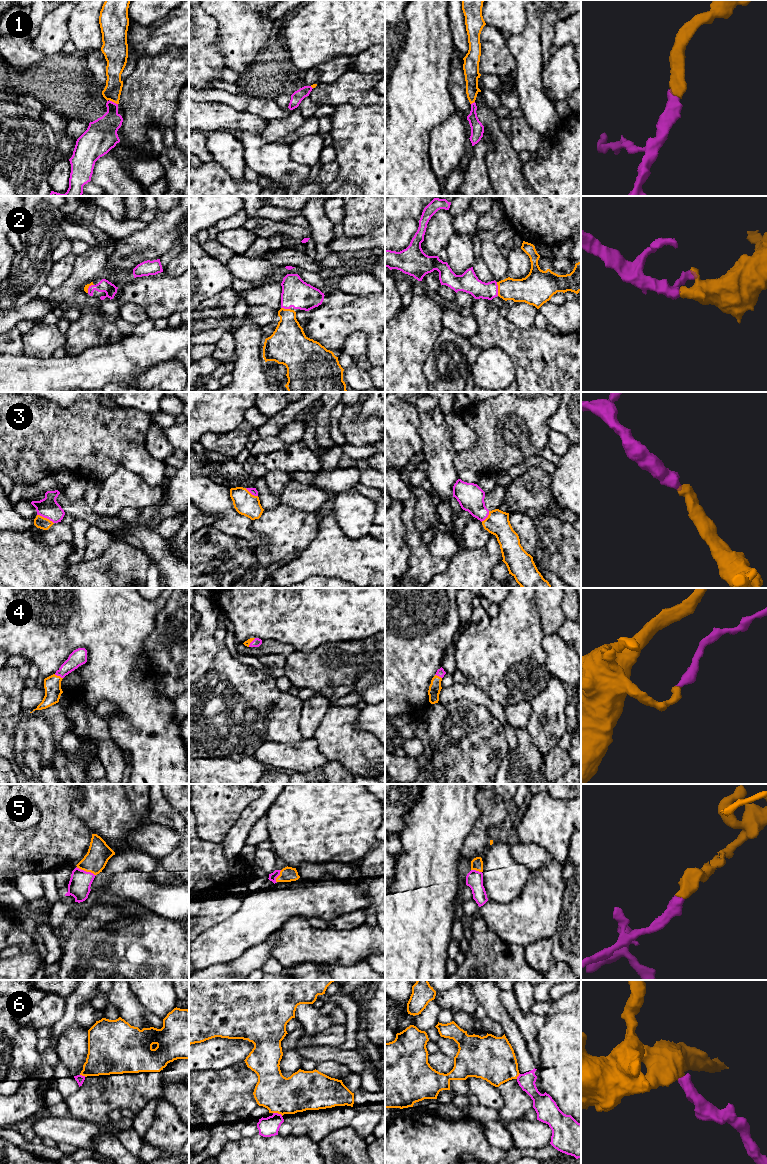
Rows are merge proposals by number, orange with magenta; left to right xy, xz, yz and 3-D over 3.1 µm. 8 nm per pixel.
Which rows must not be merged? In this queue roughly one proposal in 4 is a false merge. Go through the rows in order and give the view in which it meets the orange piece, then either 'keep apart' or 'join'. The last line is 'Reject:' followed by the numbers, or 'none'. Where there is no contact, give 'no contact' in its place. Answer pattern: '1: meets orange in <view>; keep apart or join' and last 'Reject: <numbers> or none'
1: meets orange in xy; join
2: meets orange in yz; join
3: meets orange in xy; join
4: meets orange in xy; join
5: meets orange in xy; join
6: meets orange in xz; keep apart
Reject: 6

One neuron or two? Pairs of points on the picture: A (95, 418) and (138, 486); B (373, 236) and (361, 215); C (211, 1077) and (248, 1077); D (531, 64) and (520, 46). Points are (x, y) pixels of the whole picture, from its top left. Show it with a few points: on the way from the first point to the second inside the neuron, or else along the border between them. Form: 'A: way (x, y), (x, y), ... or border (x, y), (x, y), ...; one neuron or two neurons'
A: border (106, 477), (118, 465), (123, 464), (146, 482); two neurons
B: border (374, 228), (358, 237), (347, 236); two neurons
C: way (220, 1077), (239, 1077); one neuron
D: way (528, 60), (528, 55), (524, 50); one neuron

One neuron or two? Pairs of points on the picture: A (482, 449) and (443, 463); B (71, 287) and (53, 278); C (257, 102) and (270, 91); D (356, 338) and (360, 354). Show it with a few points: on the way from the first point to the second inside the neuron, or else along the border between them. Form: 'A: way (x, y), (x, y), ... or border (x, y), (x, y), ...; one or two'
A: border (456, 453), (454, 467), (458, 472); two
B: border (75, 262), (72, 273), (53, 289); two
C: border (243, 94), (273, 99); two
D: way (356, 342), (357, 350); one

